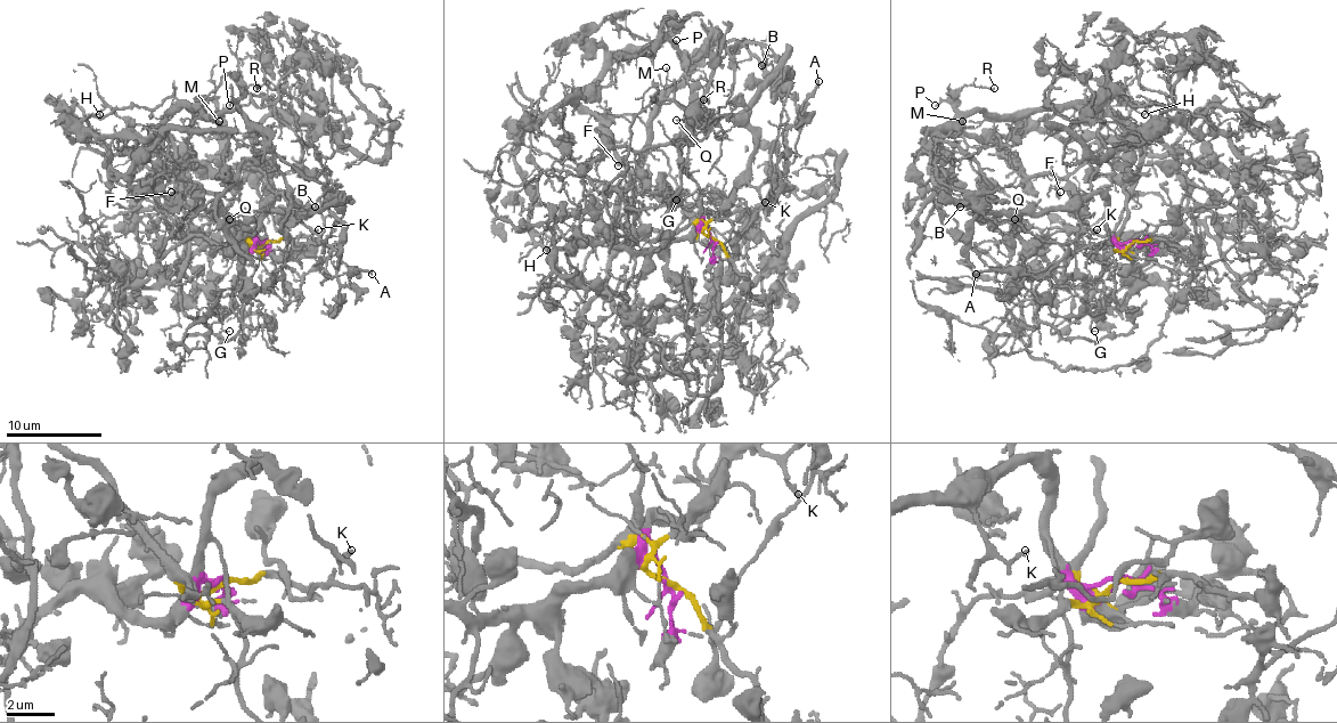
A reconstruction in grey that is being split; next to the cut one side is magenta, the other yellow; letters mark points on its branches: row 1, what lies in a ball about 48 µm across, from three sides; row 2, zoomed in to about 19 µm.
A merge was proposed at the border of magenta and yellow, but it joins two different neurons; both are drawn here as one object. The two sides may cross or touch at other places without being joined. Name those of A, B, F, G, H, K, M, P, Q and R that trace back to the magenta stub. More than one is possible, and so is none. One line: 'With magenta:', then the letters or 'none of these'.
With magenta: A, B, F, K, Q

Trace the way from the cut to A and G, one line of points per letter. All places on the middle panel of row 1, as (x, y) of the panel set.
A: (711, 238), (707, 212), (727, 205), (742, 184), (761, 186), (781, 173), (795, 157), (802, 104), (818, 80)
G: (711, 238), (696, 225), (646, 229), (629, 238), (634, 212), (625, 210), (663, 205), (668, 195), (675, 201)

